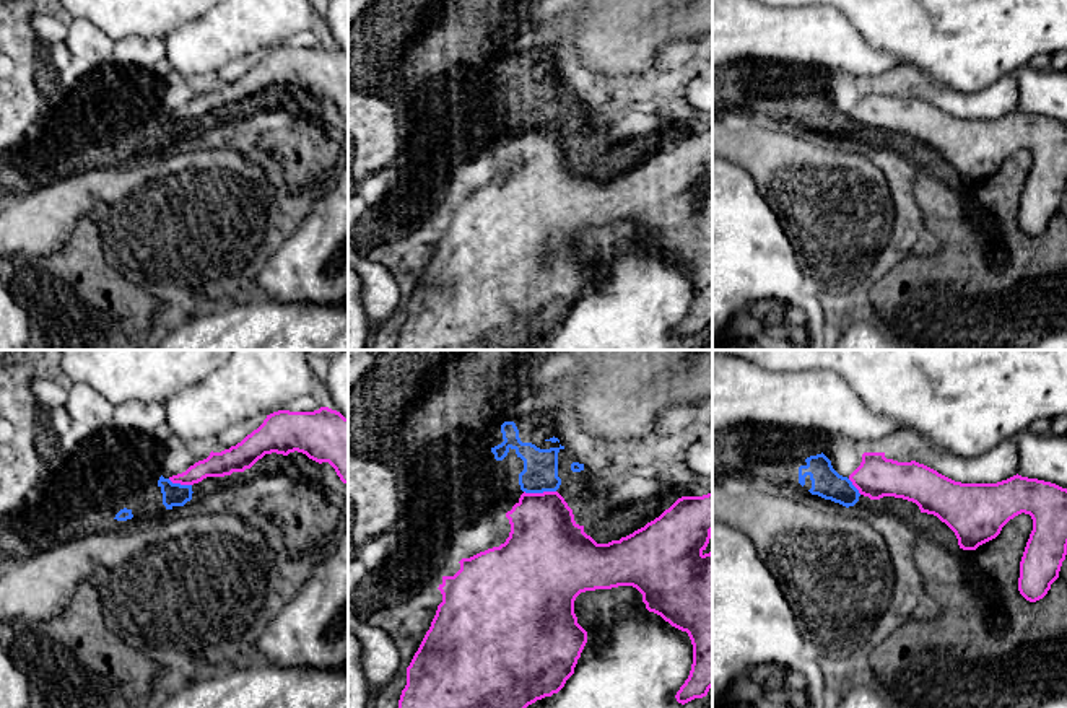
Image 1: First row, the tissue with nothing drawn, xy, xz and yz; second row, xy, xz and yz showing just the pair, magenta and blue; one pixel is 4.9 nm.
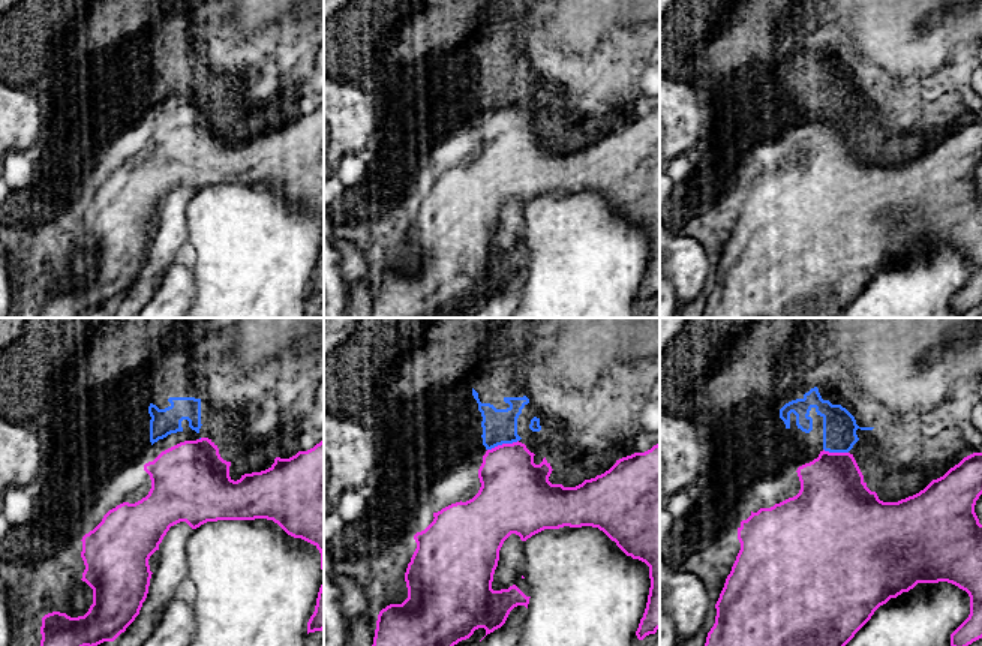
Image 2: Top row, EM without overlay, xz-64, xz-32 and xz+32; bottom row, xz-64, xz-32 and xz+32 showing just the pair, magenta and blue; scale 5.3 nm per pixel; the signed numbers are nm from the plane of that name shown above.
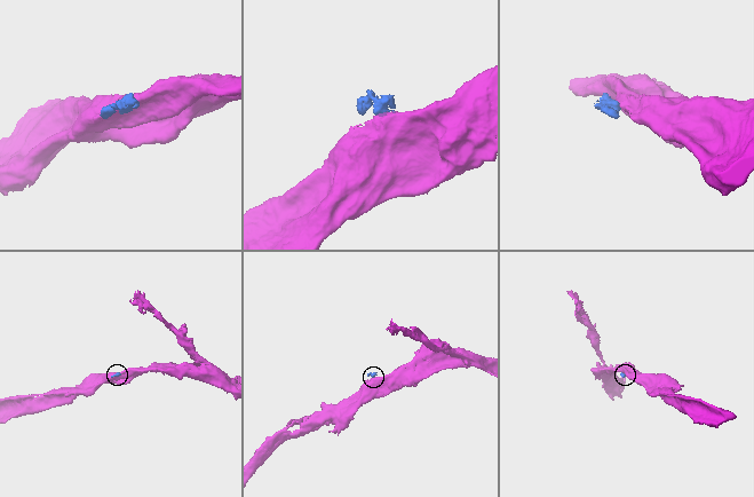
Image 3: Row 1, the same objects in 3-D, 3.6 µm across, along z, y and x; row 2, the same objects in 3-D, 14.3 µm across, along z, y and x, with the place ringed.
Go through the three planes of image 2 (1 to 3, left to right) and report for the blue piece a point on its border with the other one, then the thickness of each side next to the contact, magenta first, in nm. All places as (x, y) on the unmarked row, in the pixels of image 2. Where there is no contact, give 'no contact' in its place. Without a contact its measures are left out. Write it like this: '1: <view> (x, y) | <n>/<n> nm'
1: no contact
2: xz-32 (502, 108) | 360/190 nm
3: xz+32 (835, 117) | 380/180 nm

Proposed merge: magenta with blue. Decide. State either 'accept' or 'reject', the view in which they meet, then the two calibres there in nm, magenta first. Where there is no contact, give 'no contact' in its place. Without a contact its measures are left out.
reject | xz | 360/180 nm

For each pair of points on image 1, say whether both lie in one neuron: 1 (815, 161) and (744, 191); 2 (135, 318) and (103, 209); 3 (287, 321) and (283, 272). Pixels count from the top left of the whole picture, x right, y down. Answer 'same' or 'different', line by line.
1: different
2: different
3: different

